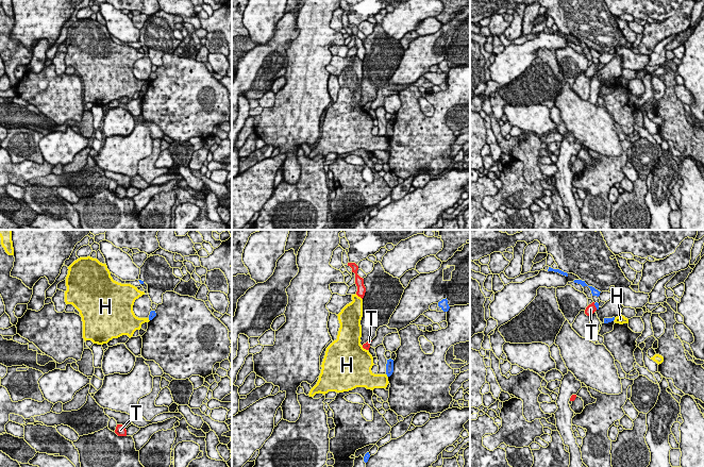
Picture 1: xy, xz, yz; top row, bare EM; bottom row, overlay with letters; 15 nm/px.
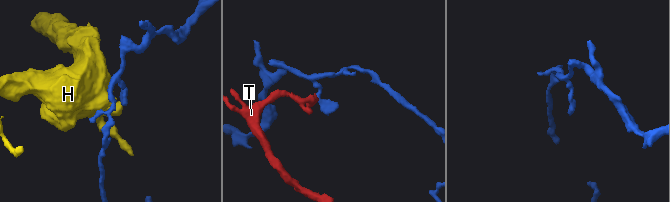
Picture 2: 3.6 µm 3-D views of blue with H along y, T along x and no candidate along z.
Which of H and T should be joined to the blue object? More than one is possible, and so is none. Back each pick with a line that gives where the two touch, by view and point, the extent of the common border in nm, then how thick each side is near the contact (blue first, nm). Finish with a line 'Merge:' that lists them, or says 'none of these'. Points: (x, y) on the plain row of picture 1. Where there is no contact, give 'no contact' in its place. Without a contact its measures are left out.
Merge: none of these

